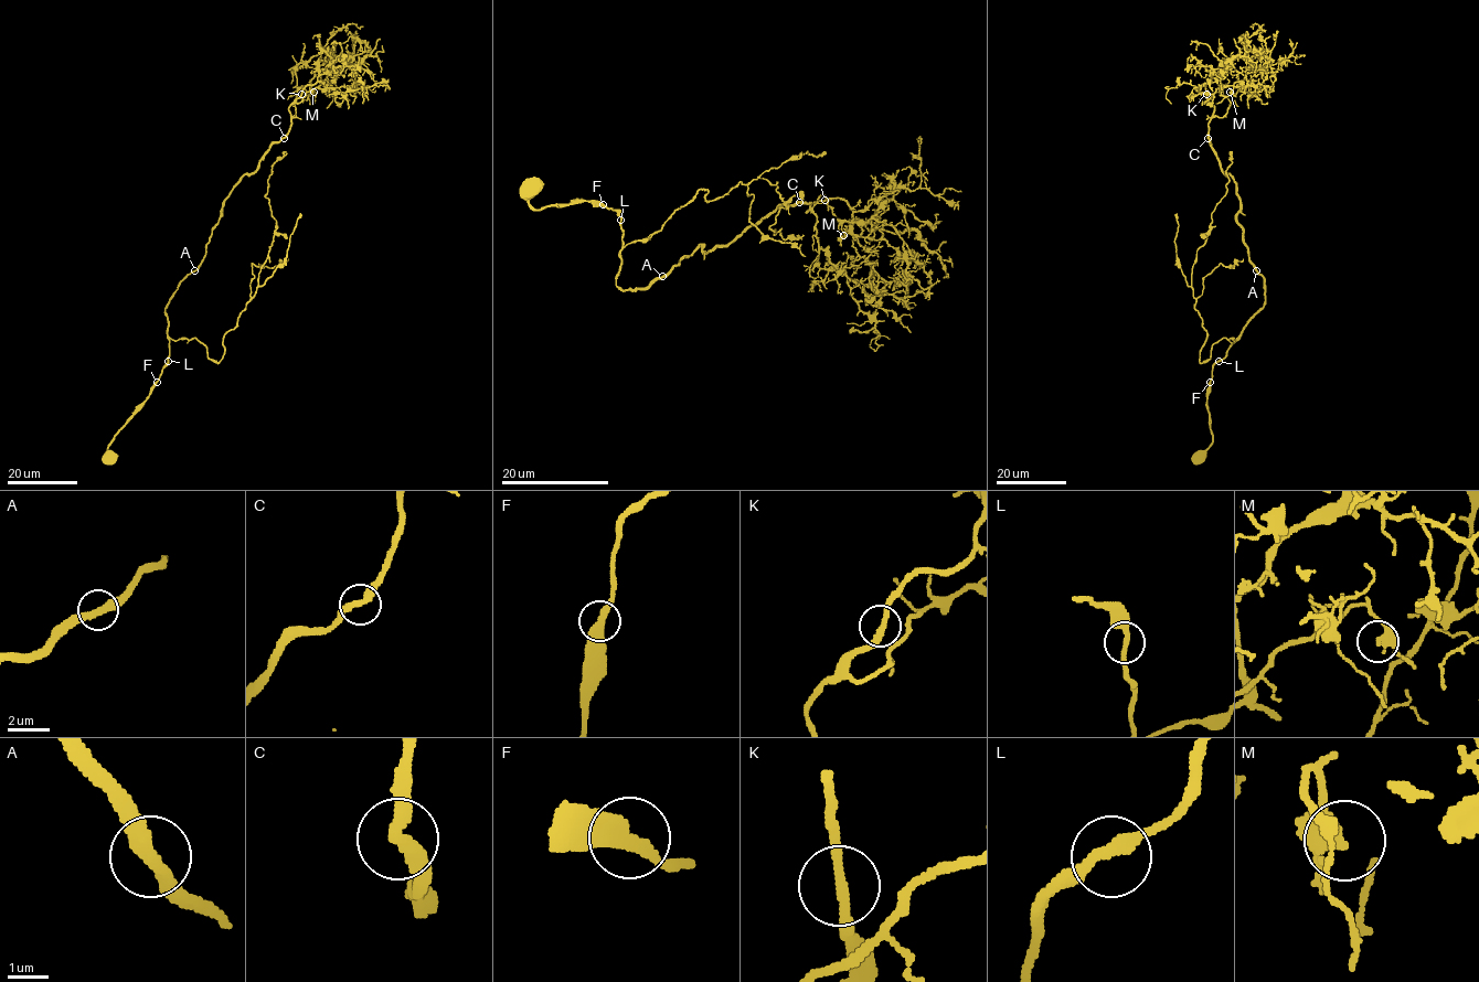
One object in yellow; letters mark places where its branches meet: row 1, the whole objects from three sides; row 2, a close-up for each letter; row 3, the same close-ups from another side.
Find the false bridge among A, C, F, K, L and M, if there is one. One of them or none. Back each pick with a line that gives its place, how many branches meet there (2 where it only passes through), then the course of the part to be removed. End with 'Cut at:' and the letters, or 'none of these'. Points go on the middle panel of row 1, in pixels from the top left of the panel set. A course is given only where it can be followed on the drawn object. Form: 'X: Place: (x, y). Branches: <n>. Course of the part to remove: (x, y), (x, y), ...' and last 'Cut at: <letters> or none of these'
Cut at: none of these

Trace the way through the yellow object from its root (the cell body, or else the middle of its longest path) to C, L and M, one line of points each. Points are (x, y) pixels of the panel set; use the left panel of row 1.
C: (109, 458), (114, 435), (142, 405), (168, 362), (165, 308), (171, 296), (201, 262), (233, 185), (284, 138)
L: (109, 458), (108, 446), (114, 435), (142, 405), (168, 361)
M: (109, 458), (114, 435), (168, 362), (165, 308), (201, 262), (223, 201), (286, 135), (288, 107), (314, 92)

